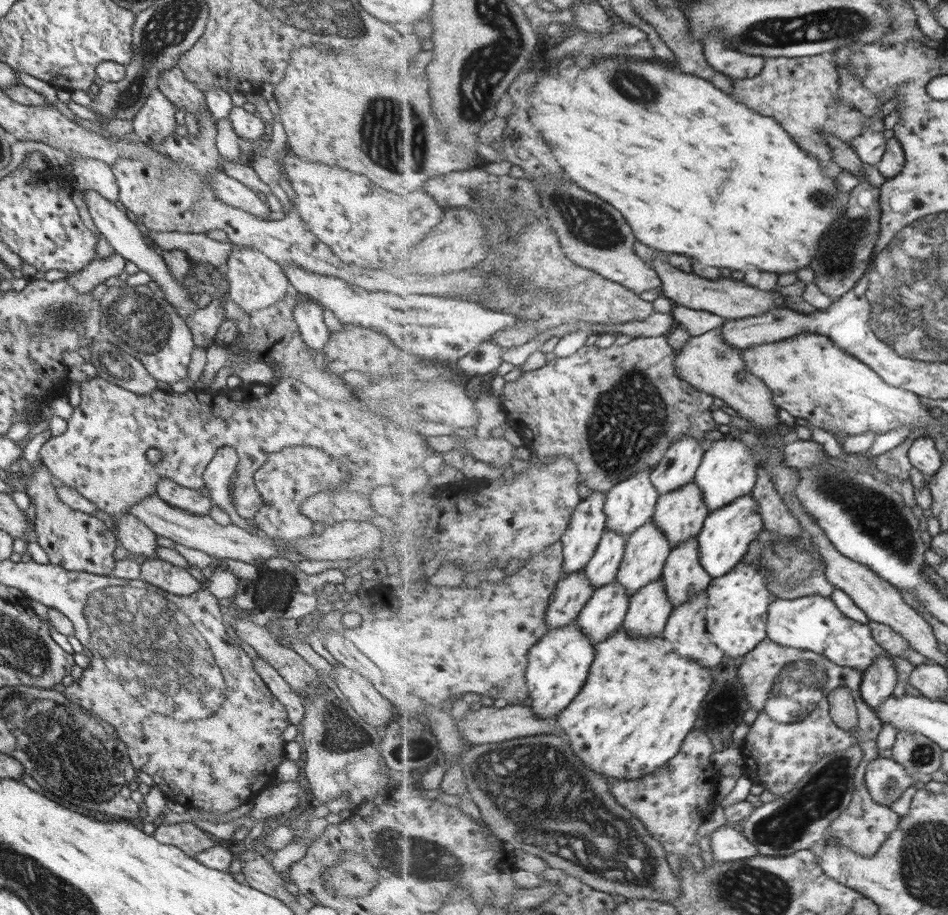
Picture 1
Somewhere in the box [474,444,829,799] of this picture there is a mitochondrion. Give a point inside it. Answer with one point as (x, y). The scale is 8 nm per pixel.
(796, 567)

